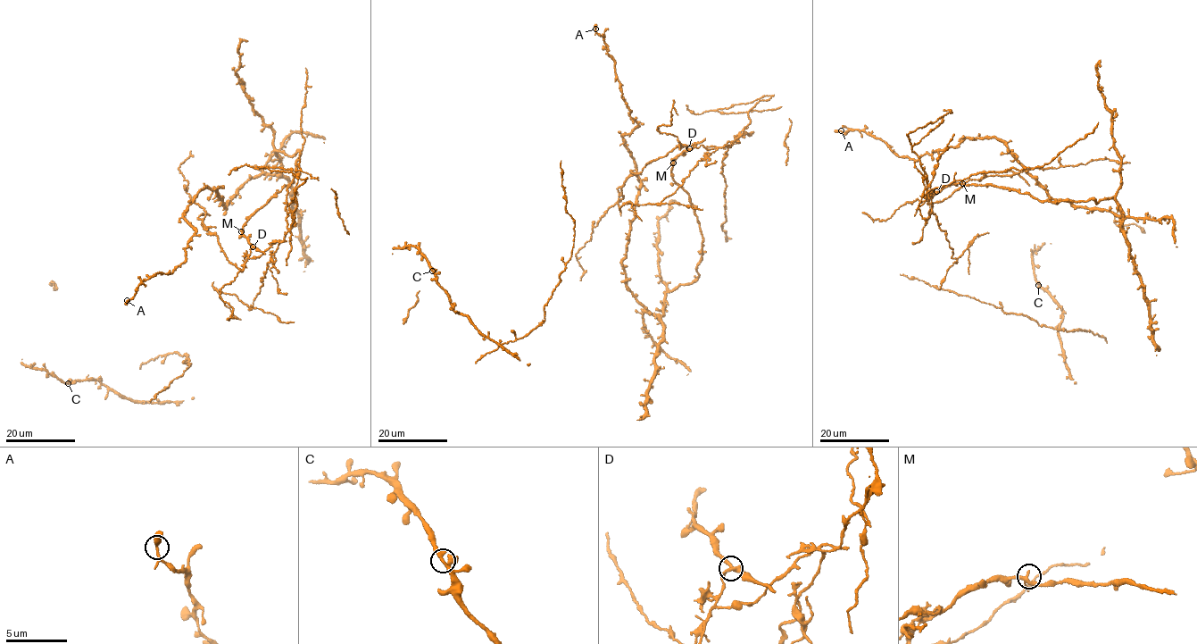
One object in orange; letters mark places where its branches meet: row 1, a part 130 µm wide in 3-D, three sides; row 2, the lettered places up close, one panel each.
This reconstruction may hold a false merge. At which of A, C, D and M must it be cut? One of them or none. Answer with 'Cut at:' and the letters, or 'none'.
Cut at: D

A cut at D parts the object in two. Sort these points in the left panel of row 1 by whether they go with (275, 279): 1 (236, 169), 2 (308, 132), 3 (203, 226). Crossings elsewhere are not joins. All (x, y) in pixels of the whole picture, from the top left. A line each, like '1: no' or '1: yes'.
1: yes
2: no
3: yes

